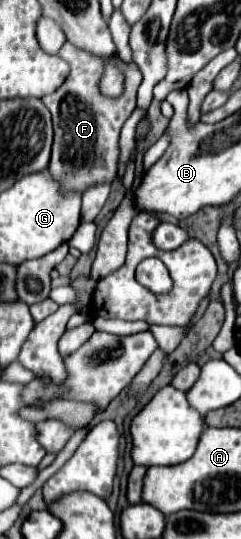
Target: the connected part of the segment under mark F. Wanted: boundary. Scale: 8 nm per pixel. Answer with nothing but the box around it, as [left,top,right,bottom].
[43,42,141,190]

